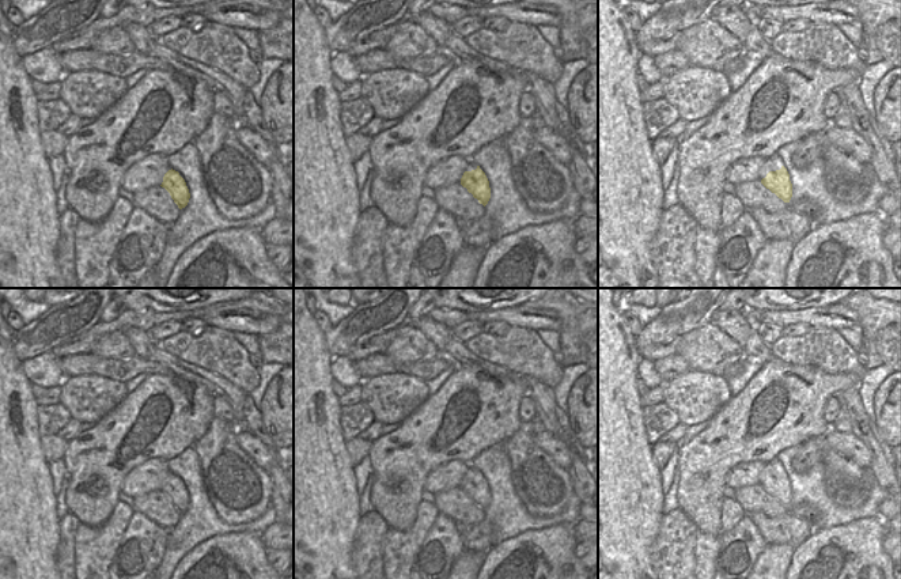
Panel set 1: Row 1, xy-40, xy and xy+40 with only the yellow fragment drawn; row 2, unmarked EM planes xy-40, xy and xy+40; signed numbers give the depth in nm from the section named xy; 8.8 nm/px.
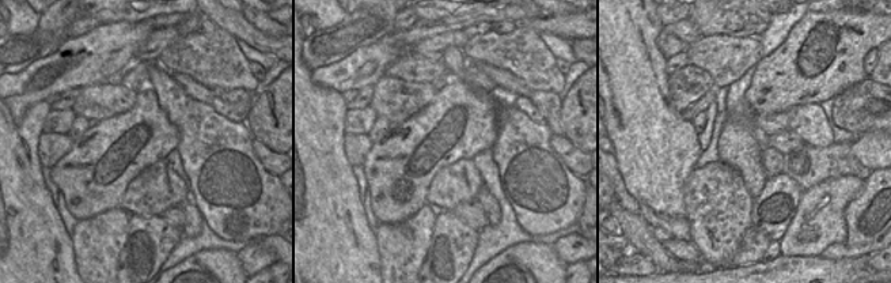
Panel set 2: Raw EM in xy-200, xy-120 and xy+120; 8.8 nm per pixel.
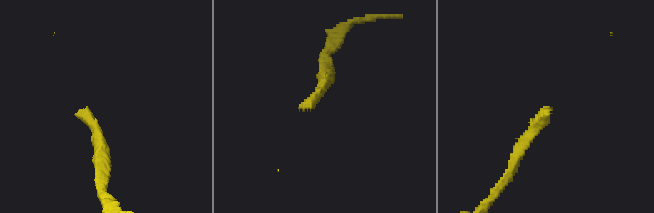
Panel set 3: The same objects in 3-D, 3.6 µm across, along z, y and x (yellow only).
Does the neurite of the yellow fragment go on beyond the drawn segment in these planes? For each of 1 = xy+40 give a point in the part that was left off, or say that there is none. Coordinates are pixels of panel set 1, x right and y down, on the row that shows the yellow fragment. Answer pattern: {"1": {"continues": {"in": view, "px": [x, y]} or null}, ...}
{"1": {"continues": null}}

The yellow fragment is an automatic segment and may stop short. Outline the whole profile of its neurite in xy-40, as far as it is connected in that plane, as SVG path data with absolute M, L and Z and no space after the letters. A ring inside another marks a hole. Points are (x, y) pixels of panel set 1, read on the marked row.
M173 169L169 170L163 177L163 182L160 186L170 193L171 198L174 200L179 209L188 205L190 193L185 179L179 175L178 171Z

